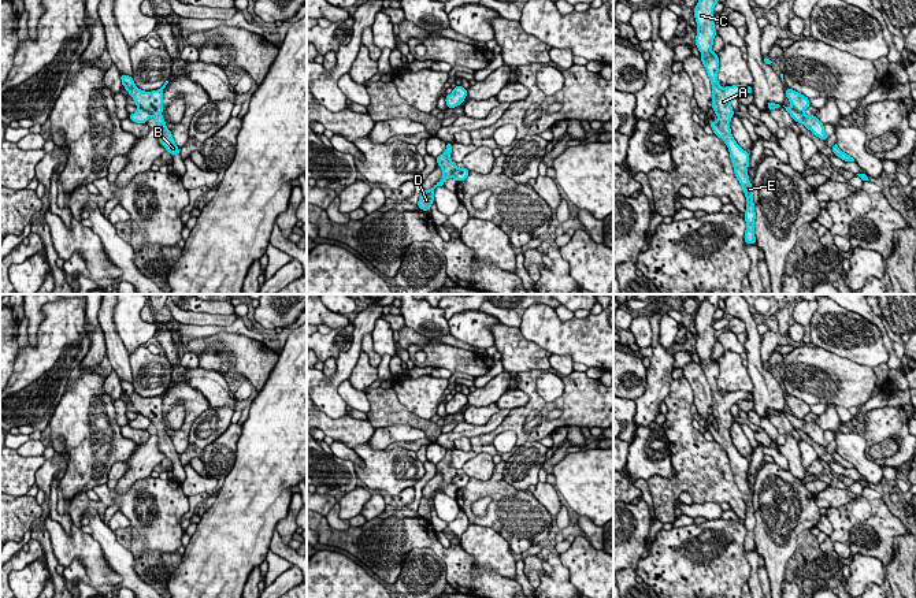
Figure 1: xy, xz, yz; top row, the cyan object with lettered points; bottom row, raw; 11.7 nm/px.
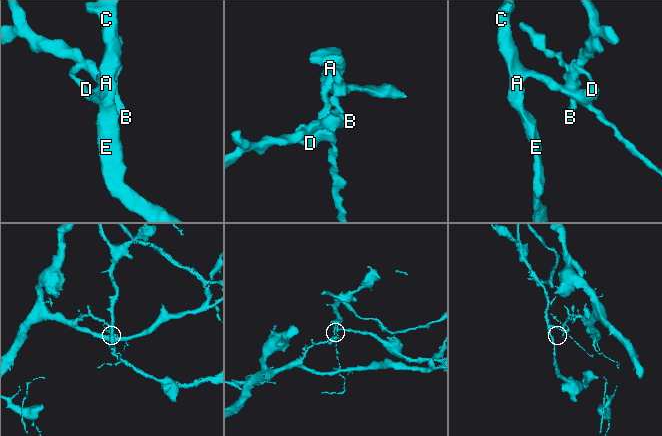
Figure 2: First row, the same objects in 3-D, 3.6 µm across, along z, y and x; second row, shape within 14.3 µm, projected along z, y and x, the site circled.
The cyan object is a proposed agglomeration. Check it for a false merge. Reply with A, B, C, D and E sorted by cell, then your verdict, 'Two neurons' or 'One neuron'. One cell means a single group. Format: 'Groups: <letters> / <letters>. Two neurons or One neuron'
Groups: A C D E / B. Two neurons

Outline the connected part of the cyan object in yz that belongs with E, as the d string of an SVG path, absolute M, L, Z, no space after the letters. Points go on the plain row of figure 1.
M705 294L705 300L700 302L697 312L694 313L694 324L697 328L697 342L696 353L701 359L701 368L709 382L712 391L712 415L717 421L717 427L711 427L709 431L713 439L724 447L728 454L734 479L746 504L746 519L743 520L746 528L745 550L754 550L754 509L753 509L753 494L749 487L748 473L750 460L743 457L737 447L733 445L730 428L734 421L731 415L731 406L739 400L753 401L752 393L746 391L733 391L722 394L717 387L719 379L719 364L713 360L712 352L716 342L715 328L713 328L713 315L719 308L719 294Z

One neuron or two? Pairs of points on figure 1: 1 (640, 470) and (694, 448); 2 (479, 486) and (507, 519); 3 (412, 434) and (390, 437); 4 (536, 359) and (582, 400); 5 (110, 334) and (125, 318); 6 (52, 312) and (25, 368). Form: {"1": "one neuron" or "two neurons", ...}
{"1": "two neurons", "2": "one neuron", "3": "one neuron", "4": "two neurons", "5": "two neurons", "6": "one neuron"}

